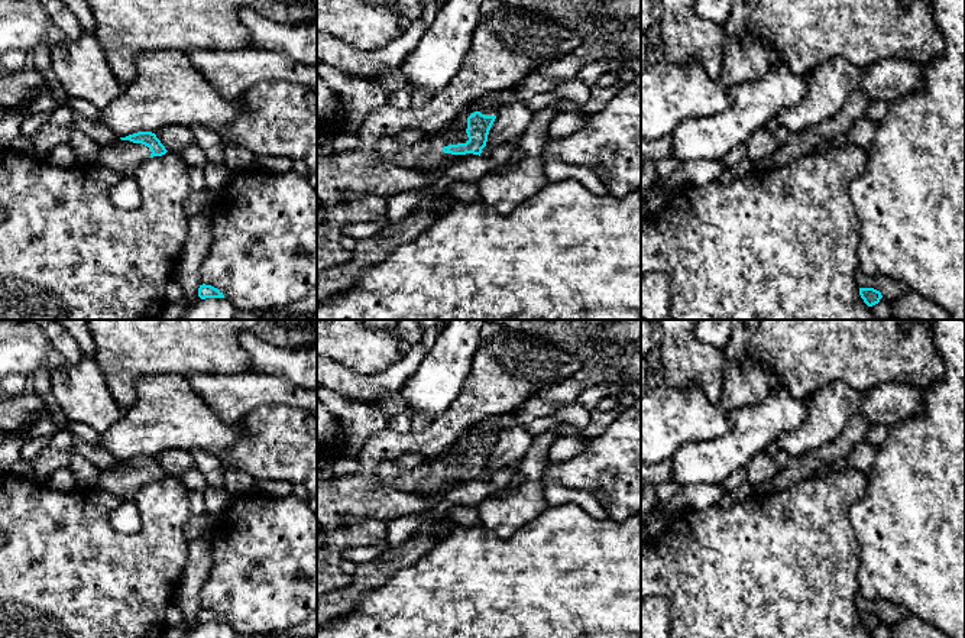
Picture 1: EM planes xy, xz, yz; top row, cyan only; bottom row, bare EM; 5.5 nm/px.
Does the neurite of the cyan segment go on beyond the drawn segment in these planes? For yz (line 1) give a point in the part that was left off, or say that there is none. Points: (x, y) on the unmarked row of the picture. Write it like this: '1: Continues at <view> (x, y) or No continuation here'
1: No continuation here

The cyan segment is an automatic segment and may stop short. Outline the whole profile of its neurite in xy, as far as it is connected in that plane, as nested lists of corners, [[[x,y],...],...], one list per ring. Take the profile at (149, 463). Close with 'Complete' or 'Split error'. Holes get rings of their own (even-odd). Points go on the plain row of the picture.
[[[137,456],[100,470],[95,486],[124,501],[132,501],[143,485],[166,476],[155,457]]]. Split error

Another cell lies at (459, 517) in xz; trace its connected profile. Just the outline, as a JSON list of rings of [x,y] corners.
[[[453,506],[440,519],[421,527],[415,534],[440,535],[441,540],[454,528],[482,525],[476,506]]]

